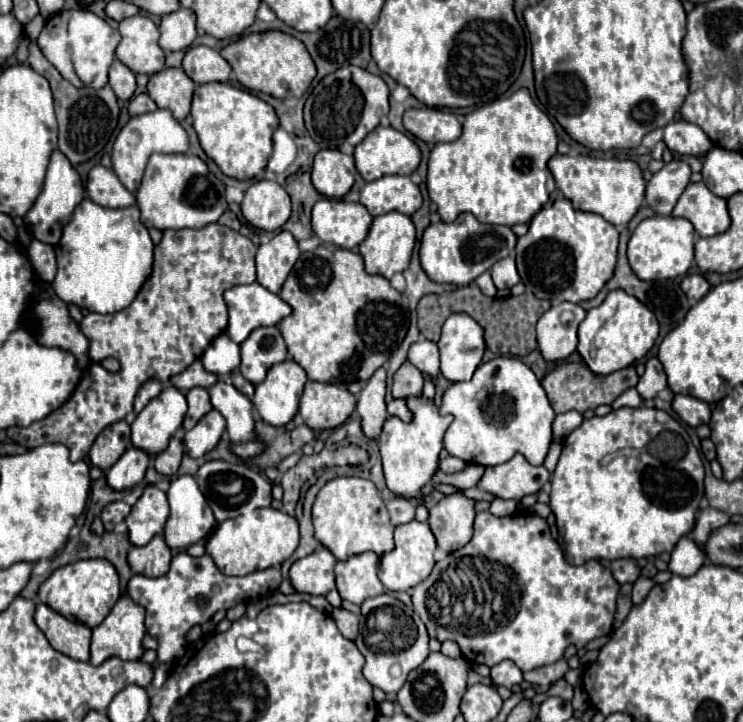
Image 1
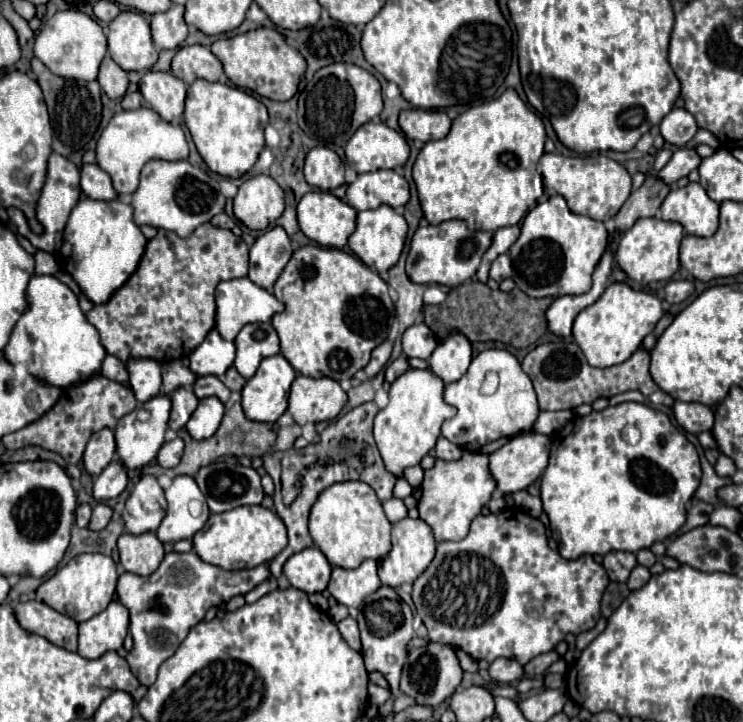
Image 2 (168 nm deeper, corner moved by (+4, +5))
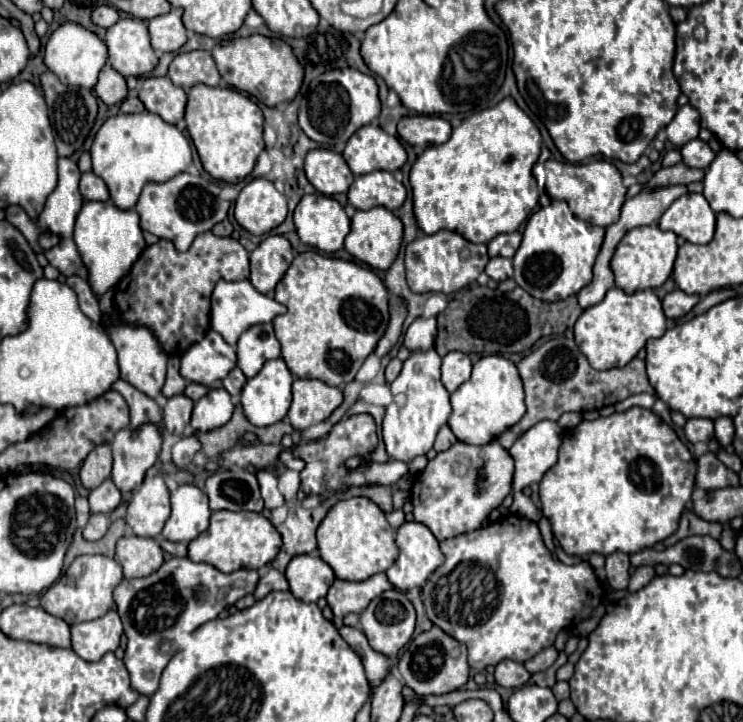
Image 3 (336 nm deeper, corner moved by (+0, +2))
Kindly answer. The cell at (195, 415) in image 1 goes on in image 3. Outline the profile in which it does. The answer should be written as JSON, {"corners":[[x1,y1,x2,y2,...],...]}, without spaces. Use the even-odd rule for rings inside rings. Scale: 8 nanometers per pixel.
{"corners":[[175,395,175,397,167,399,167,405,163,407,165,429,173,435,183,435,185,425,191,419,191,411,193,411,193,401,189,397]]}

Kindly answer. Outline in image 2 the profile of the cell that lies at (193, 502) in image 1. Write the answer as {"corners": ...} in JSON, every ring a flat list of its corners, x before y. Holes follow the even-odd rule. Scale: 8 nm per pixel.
{"corners":[[177,476,173,484,165,490,165,498,169,506,161,526,157,528,157,538,161,542,179,542,185,538,193,538,195,532,199,532,209,518,209,508,205,504,205,496,197,488,197,482,191,476],[191,500,201,502,199,516,191,514]]}

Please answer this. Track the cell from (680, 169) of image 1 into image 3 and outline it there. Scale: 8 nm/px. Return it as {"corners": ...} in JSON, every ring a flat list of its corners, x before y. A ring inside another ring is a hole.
{"corners":[[693,139,689,143,685,143,681,147,681,155,683,155,683,163,689,167,697,167,697,169,705,169,711,165,711,161,715,159,715,151,701,139]]}

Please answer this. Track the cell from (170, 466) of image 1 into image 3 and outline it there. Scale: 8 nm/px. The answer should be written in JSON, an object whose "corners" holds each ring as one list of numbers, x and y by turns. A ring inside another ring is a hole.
{"corners":[[191,435,191,437,181,437,175,445,173,445,173,463,177,467,185,467,191,463,193,455,201,449,201,441]]}

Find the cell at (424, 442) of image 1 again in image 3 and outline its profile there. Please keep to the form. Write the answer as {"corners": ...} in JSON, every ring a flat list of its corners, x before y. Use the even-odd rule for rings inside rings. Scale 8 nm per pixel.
{"corners":[[435,349,411,351,411,355,403,361,401,373,391,383,391,393,395,397,403,395,403,405,393,401,387,407,383,419,383,441,391,459,409,463,417,455,425,455,433,447,435,435,441,429,441,425,447,423,451,413,451,403,449,403,449,393,441,383,439,367,441,367,441,357,437,355]]}

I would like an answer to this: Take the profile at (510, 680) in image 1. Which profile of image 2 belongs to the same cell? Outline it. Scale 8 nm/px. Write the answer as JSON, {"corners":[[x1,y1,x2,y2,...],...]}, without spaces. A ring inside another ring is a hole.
{"corners":[[497,658,489,666,489,676,499,684,515,684,523,678,523,666,509,658]]}

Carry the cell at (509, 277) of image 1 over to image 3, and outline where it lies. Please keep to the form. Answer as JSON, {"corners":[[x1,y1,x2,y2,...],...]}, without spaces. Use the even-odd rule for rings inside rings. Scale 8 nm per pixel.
{"corners":[[493,257,493,259,489,259,485,273,495,281,505,281,505,279,513,277,513,263,511,263,511,259,505,259,505,257]]}

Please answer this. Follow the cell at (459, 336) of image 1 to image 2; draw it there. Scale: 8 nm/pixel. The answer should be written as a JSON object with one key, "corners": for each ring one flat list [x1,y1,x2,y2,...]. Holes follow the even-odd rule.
{"corners":[[453,330,431,354,429,358,433,374,437,374,445,384,459,380,471,364,471,342,459,330]]}

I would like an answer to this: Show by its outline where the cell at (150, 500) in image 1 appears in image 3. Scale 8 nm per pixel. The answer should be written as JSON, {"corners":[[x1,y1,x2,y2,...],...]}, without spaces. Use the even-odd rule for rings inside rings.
{"corners":[[161,475,145,477,127,507,127,525,139,537,157,537,169,519,169,489]]}

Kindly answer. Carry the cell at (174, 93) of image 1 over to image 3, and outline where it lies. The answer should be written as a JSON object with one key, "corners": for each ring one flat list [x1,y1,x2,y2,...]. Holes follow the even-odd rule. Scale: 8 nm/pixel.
{"corners":[[145,77,139,99,147,111,157,113,165,123,175,125,185,115,187,95,181,87,175,87,169,77]]}

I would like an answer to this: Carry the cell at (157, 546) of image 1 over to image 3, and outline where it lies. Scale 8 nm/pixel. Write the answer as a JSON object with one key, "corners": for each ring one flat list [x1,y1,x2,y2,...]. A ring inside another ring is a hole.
{"corners":[[121,537,117,541,117,551,115,559,123,567,123,577,125,579,135,579,135,577,147,577,153,571,157,571,163,563,163,549,155,539,147,537]]}

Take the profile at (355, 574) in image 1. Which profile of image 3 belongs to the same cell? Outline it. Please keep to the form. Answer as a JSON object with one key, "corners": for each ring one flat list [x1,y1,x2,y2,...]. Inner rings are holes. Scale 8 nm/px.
{"corners":[[385,573,373,575,367,581,353,583,335,579,327,593,327,605,331,607,335,617,345,617,349,613,361,613,377,595,391,589,391,583]]}

